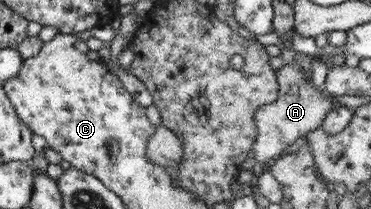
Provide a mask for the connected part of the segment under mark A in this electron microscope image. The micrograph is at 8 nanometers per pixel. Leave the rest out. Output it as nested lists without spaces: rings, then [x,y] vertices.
[[[291,61],[290,65],[283,66],[276,70],[278,93],[277,98],[268,105],[259,107],[254,112],[255,136],[250,146],[249,158],[255,162],[256,169],[261,167],[268,160],[276,159],[283,154],[288,146],[298,138],[306,137],[308,133],[319,128],[332,108],[338,108],[338,102],[331,102],[330,94],[322,94],[309,86],[302,79],[298,66]]]

